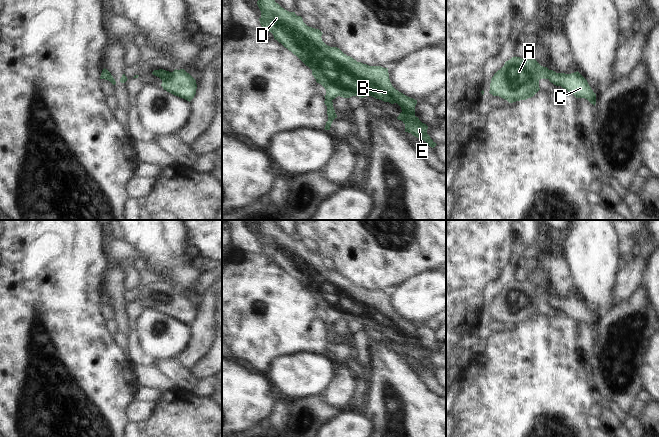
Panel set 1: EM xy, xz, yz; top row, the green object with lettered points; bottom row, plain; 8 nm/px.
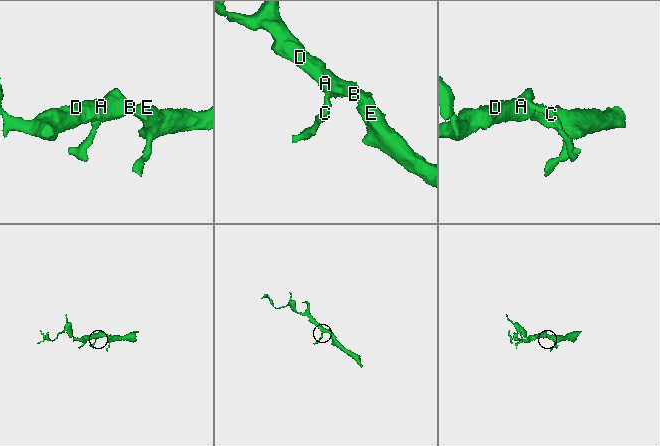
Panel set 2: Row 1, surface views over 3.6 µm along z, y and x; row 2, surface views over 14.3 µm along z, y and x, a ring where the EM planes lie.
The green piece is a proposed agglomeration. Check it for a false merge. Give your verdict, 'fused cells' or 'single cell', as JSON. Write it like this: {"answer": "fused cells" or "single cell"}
{"answer": "single cell"}

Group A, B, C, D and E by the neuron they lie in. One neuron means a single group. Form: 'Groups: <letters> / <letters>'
Groups: A B C D E.

